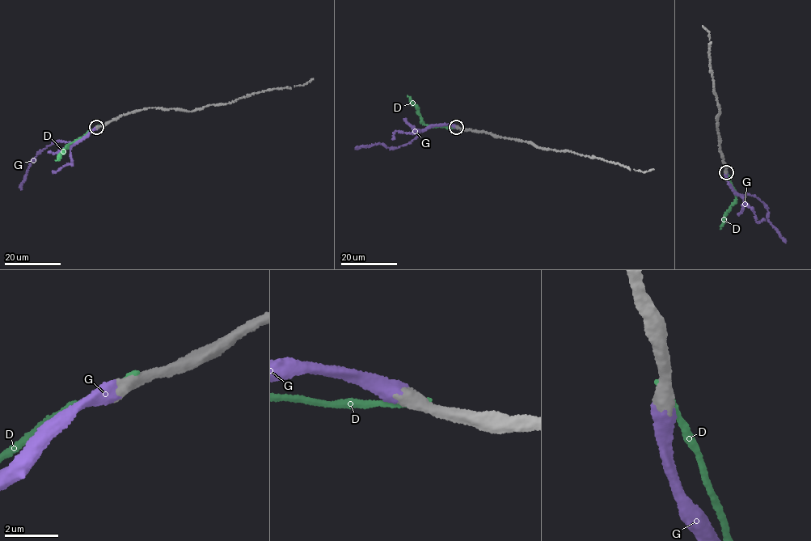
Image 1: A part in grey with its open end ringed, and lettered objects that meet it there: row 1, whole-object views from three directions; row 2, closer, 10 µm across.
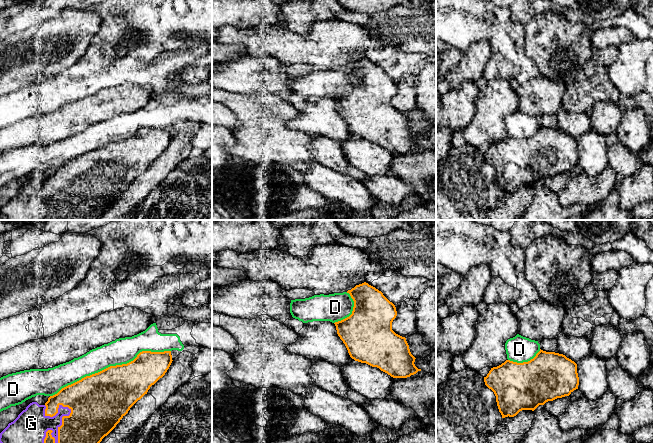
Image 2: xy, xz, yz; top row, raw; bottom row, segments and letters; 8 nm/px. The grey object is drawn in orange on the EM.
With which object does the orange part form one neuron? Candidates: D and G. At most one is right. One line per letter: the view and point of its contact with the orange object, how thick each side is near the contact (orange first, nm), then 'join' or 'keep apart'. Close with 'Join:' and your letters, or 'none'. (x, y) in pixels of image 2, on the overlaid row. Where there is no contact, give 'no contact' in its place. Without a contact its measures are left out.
D: xy (110, 366) | 420/200 nm | keep apart
G: xy (69, 408) | 460/140 nm | join
Join: G

